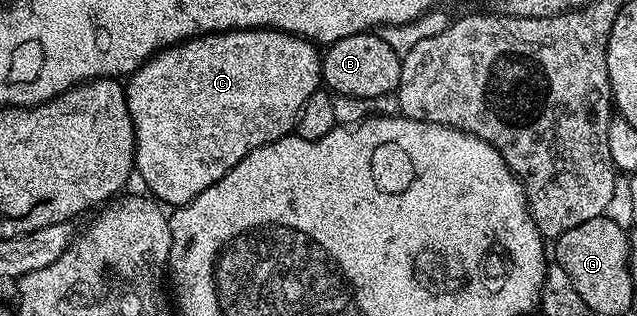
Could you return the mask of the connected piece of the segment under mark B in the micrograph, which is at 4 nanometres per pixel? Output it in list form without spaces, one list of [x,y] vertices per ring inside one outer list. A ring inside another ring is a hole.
[[[370,30],[351,34],[351,38],[339,38],[339,42],[328,45],[321,58],[321,78],[324,87],[338,96],[355,98],[385,98],[396,93],[401,77],[402,57],[384,40]]]

